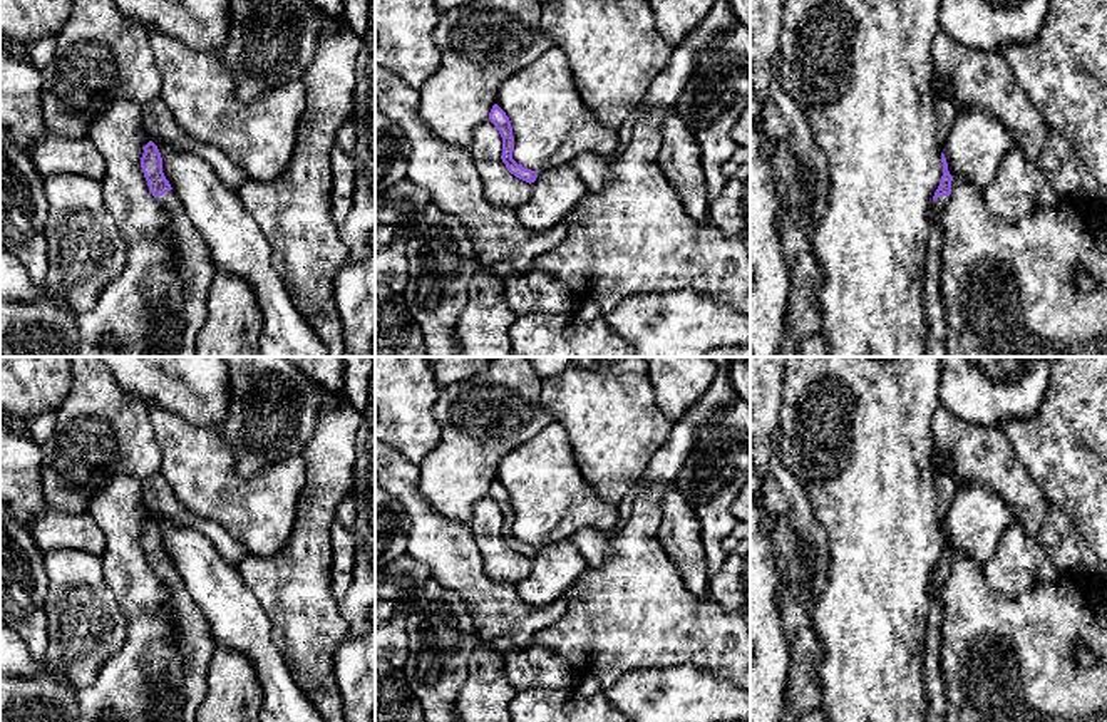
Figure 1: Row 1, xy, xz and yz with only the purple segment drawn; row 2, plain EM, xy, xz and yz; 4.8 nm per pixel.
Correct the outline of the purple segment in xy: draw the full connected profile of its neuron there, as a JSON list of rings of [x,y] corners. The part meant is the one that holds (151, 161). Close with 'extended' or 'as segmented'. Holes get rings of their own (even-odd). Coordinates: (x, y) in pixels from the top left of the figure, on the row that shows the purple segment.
[[[152,141],[144,146],[141,168],[149,191],[169,219],[167,238],[176,253],[178,270],[188,276],[181,310],[181,340],[174,347],[161,345],[152,348],[151,353],[152,357],[196,357],[196,335],[206,320],[206,297],[218,268],[213,263],[208,245],[199,240],[198,231],[166,179],[161,152]]]; extended

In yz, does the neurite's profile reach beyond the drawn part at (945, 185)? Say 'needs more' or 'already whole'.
needs more

